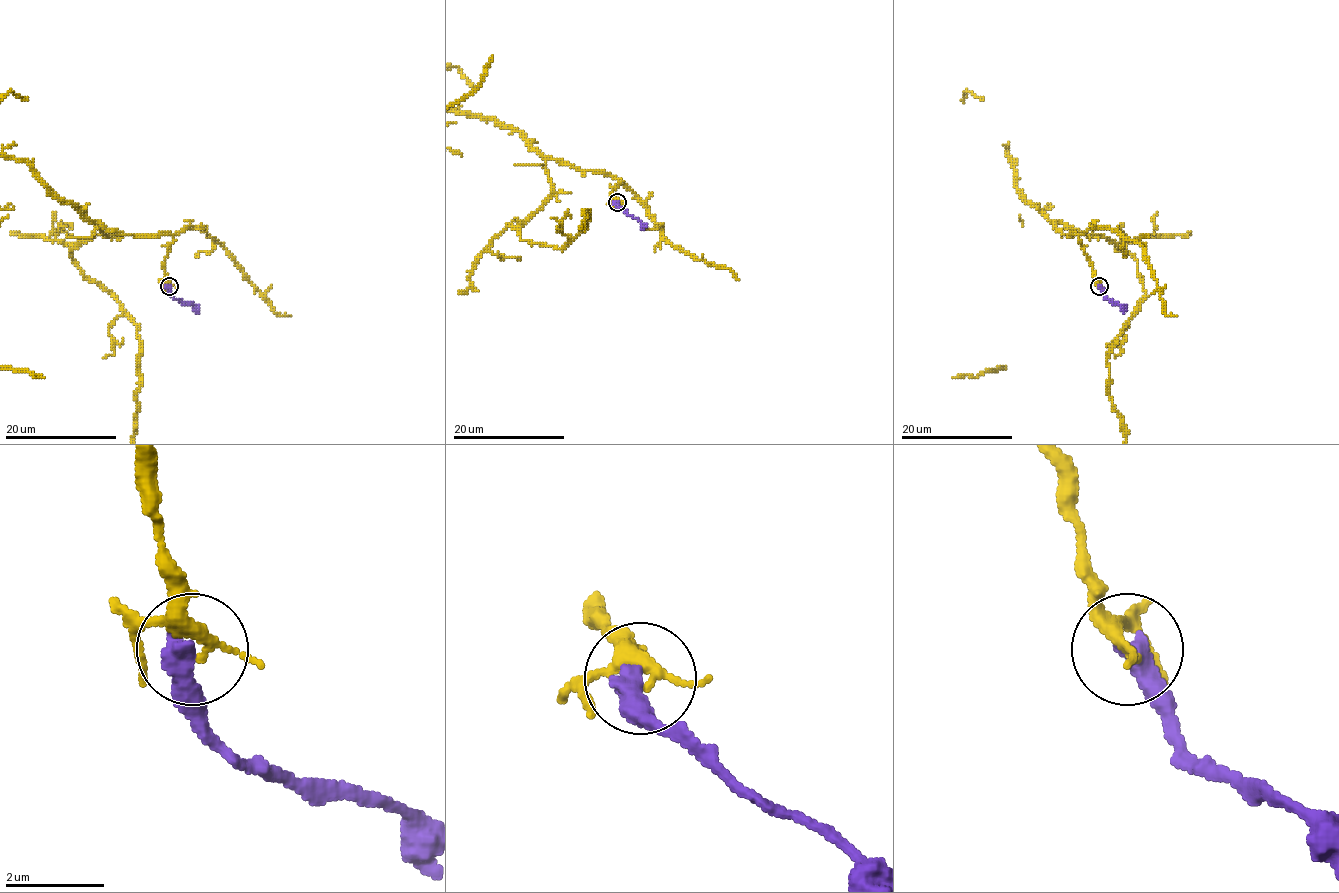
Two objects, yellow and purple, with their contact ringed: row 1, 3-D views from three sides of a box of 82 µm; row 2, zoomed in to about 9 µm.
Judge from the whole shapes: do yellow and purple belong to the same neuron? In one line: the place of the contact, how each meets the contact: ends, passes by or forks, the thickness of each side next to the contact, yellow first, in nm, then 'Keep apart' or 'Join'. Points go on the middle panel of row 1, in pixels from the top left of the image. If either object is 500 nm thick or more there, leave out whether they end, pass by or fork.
Place: (617, 202). At the ring yellow passes by. At the ring purple ends. Thickness 200 nm (yellow) against 480 nm. Keep apart

